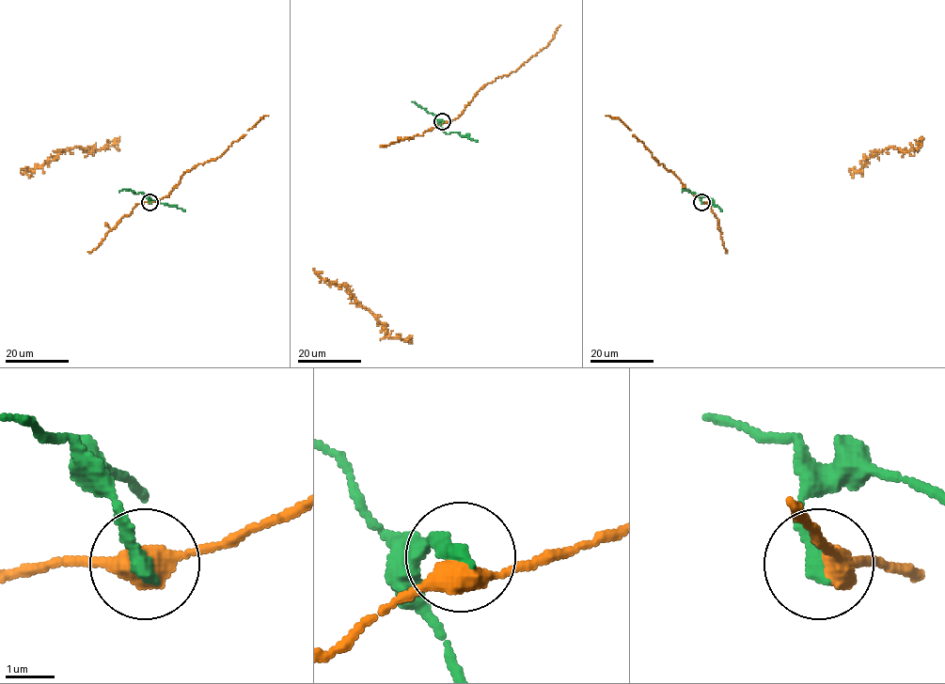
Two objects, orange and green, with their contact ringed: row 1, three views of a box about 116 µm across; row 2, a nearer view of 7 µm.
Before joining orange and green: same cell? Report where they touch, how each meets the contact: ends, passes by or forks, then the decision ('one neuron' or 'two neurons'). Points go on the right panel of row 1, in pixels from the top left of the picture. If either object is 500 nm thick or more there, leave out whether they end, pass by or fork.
place (701, 202); orange passes by; green ends; two neurons

